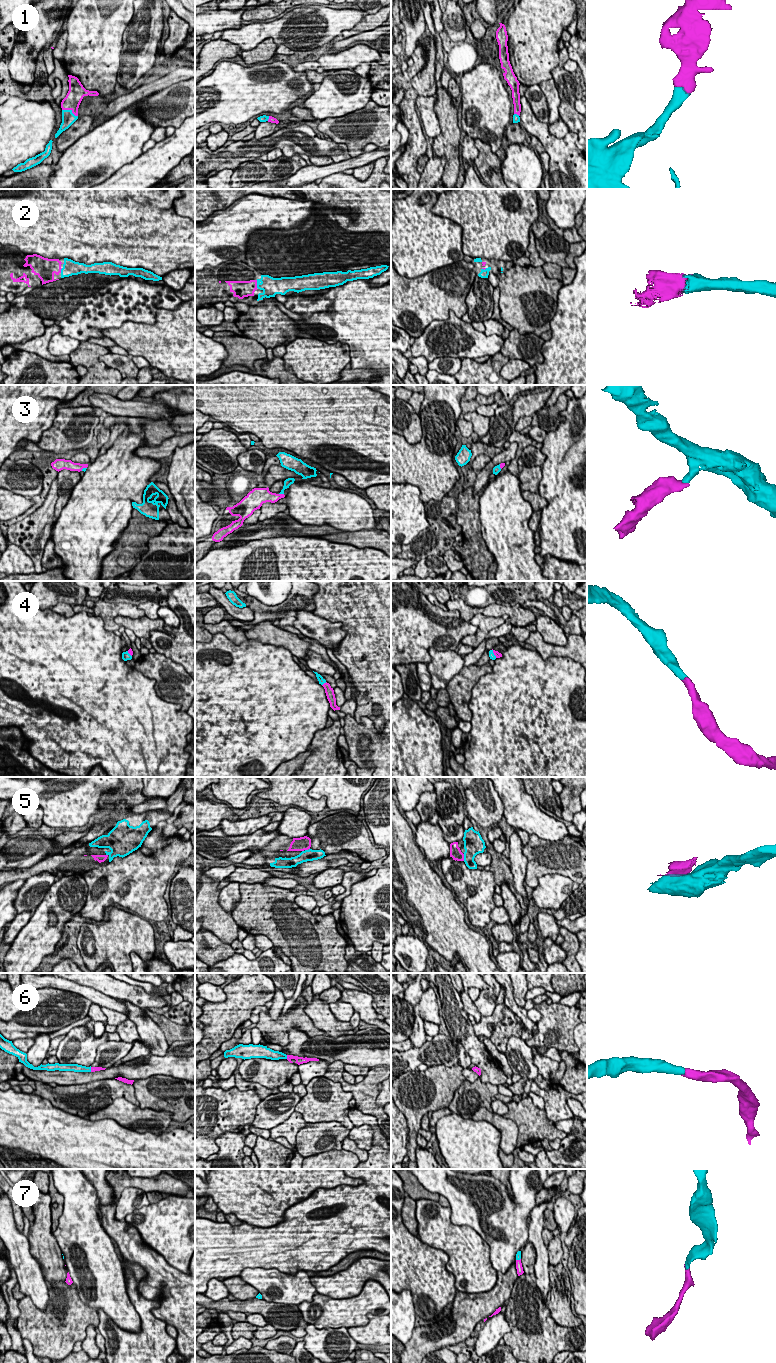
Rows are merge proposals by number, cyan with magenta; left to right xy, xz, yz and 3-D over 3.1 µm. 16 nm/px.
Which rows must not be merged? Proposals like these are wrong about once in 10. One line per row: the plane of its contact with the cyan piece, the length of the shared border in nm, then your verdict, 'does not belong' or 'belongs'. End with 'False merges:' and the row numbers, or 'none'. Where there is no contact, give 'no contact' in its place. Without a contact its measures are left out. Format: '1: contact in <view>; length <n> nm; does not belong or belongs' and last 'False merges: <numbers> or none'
1: contact in xy; length 280 nm; belongs
2: contact in xz; length 130 nm; belongs
3: contact in xz; length 80 nm; belongs
4: contact in xz; length 100 nm; belongs
5: contact in yz; length 110 nm; belongs
6: contact in xz; length 70 nm; belongs
7: contact in yz; length 90 nm; belongs
False merges: none

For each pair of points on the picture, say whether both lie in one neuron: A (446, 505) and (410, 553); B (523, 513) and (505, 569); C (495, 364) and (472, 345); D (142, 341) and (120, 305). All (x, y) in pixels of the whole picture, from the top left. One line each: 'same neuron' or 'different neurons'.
A: same neuron
B: same neuron
C: different neurons
D: different neurons

